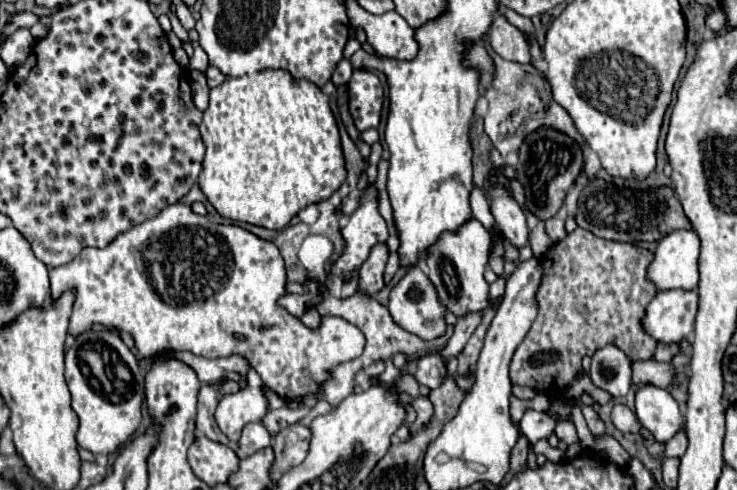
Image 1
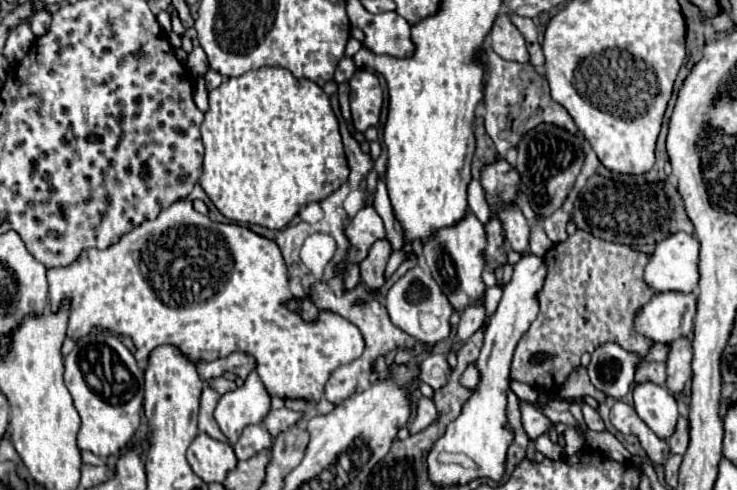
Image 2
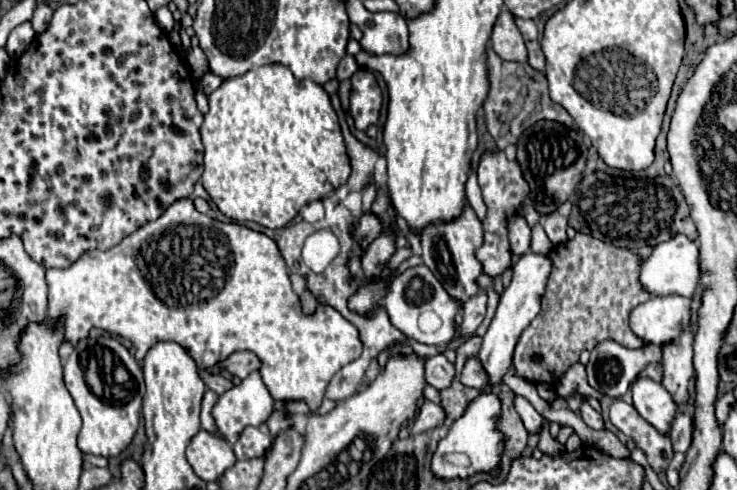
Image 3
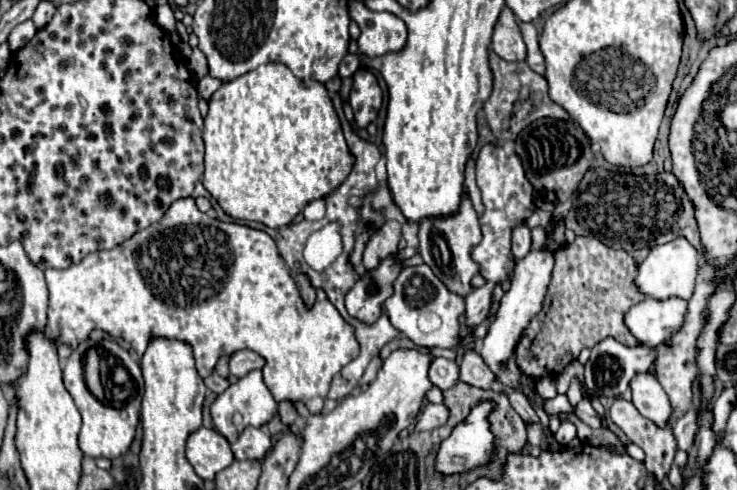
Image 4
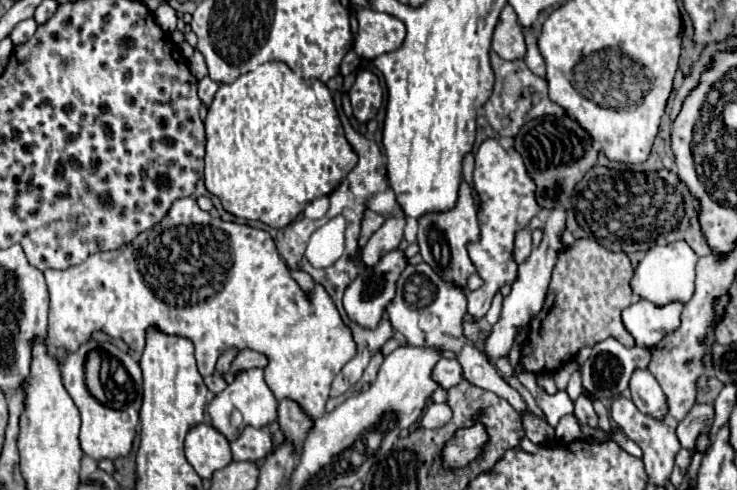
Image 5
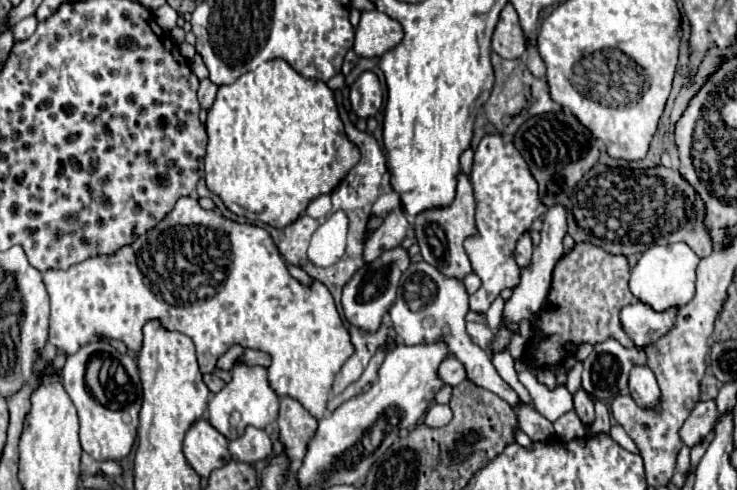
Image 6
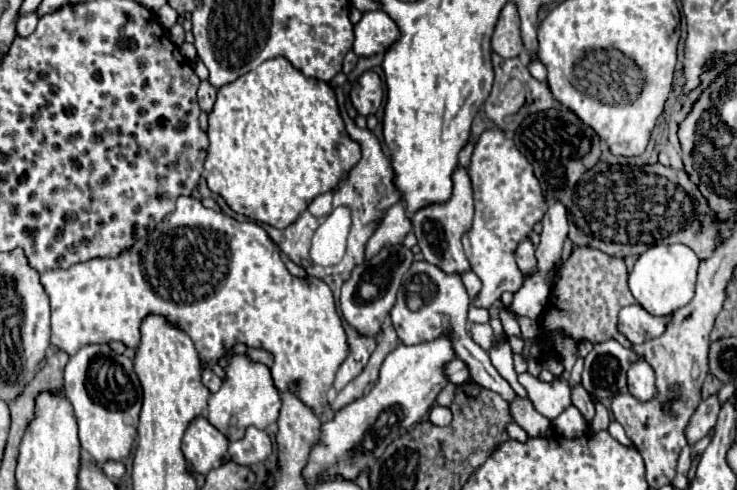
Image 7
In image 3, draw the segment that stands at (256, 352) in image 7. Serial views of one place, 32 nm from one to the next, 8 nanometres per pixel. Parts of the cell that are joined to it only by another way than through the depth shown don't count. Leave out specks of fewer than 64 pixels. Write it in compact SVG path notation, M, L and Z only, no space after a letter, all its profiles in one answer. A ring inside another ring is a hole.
M244 350L244 352L234 352L234 354L228 356L224 362L218 362L216 366L210 368L210 372L214 374L214 372L218 372L218 370L224 366L232 376L244 378L244 376L248 376L250 372L258 370L260 364L262 364L262 362L260 362L260 358L258 358L254 352Z

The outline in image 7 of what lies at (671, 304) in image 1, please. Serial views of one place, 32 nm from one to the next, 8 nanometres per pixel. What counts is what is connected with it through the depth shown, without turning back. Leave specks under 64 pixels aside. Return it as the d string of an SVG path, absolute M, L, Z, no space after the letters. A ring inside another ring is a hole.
M632 304L620 310L618 332L624 334L632 344L642 344L652 336L660 336L668 320L670 316L664 316L664 320L660 320L658 316L648 316L648 312L644 312L644 308L640 308L638 304Z

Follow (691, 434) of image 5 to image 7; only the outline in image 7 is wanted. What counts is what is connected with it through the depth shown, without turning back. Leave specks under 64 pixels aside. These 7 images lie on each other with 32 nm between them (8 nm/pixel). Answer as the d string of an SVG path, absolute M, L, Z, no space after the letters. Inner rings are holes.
M712 394L700 402L700 406L696 408L696 412L688 424L688 444L696 444L700 438L704 438L708 434L708 430L716 424L718 410L720 410L720 402L718 402L716 394Z

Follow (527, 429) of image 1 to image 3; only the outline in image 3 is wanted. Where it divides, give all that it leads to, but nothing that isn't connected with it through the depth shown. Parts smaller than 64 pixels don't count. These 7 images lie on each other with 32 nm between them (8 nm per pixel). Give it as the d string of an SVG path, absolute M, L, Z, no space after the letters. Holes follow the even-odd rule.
M516 394L514 396L514 408L520 414L520 418L522 418L528 432L540 432L542 430L542 416L534 410L534 406L526 398Z

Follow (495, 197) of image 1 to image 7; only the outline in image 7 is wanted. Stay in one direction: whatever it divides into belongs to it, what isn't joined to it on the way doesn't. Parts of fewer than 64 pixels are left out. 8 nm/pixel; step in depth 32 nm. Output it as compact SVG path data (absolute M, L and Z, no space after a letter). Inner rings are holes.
M524 240L524 244L520 244L520 248L516 250L516 260L524 276L532 276L536 272L536 256L534 256L534 246L530 240Z

